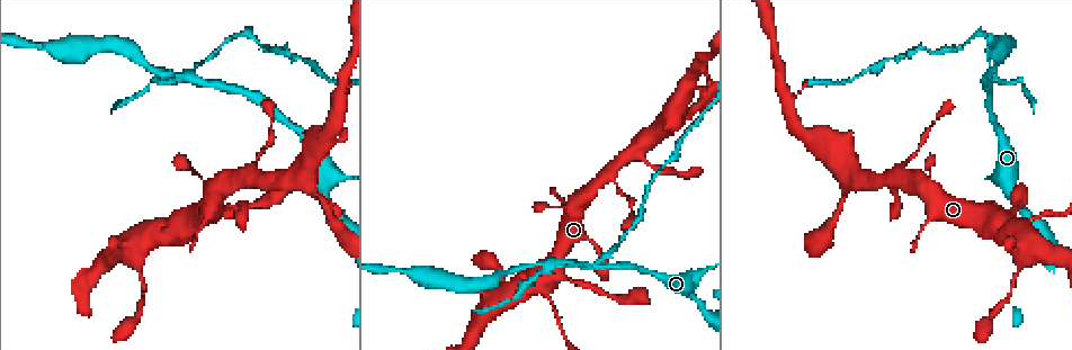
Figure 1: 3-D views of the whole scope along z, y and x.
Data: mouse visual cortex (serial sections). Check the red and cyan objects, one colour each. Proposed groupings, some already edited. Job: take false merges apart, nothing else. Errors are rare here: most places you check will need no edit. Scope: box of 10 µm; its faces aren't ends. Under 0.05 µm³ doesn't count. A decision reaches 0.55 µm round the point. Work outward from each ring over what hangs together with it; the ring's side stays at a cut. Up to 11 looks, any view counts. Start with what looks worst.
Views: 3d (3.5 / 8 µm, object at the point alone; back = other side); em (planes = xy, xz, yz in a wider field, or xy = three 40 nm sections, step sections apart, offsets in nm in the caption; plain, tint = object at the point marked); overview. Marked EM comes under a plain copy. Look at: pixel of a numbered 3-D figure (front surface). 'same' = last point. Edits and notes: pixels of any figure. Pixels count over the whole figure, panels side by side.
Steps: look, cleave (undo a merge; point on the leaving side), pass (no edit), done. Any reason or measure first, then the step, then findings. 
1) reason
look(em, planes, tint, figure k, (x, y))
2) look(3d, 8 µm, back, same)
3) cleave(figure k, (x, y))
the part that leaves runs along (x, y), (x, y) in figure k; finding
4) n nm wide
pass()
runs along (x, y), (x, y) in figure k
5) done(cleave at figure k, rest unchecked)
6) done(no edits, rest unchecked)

sudden change in width
look(3d, 3.5 µm, figure 1, (559, 276))

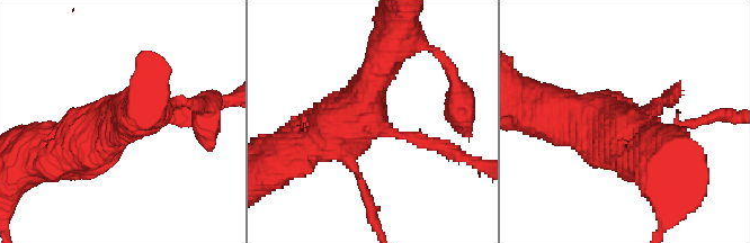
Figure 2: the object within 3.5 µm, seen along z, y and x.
look(em, planes, tint, figure 2, (378, 127))

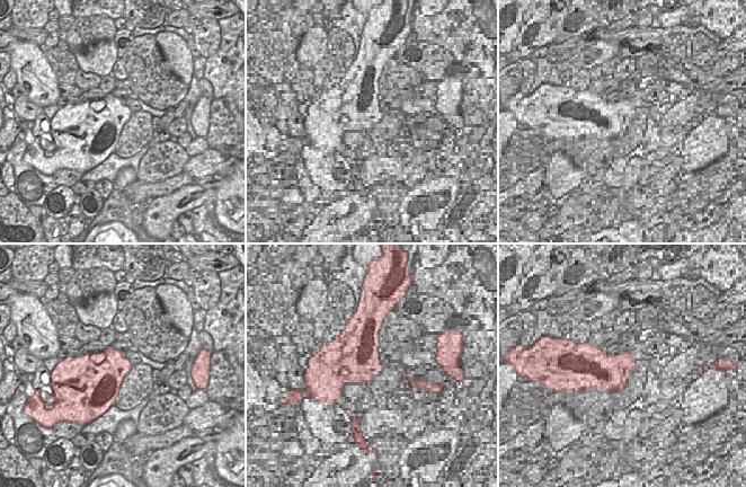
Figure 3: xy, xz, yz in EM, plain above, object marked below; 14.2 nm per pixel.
pass()
runs along (389, 46), (360, 109), (305, 146) in figure 2; continuous, no second cell

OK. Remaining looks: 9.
thin arm on a thick one
look(3d, 8 µm, figure 1, (901, 176))

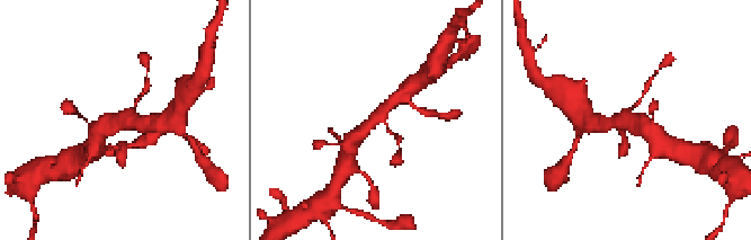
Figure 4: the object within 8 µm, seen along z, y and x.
closer look
look(3d, 3.5 µm, same)

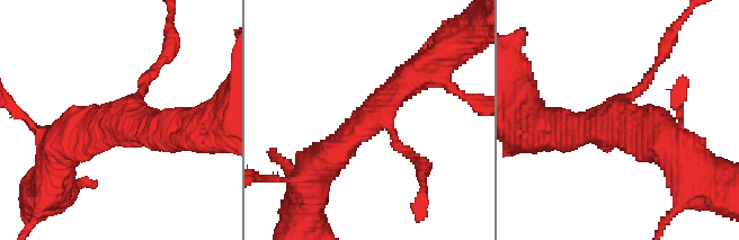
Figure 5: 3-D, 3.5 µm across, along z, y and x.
3 arms; arms of 150, 400, 450 nm
look(em, xy, step 2, tint, figure 5, (119, 121))

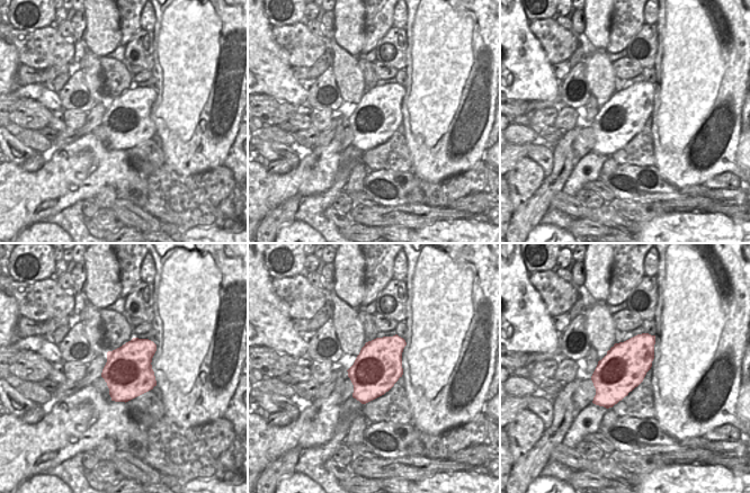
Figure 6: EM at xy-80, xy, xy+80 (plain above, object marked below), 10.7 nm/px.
pass()
all the same cell

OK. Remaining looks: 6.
a narrow waist
look(3d, 8 µm, figure 1, (646, 271))

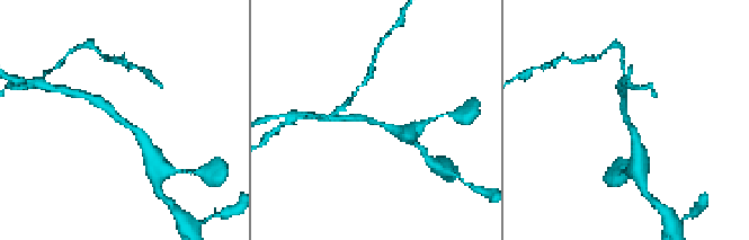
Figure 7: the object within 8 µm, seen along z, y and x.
arms of 250, 300 nm; now the EM
look(em, xy, step 1, tint, same)

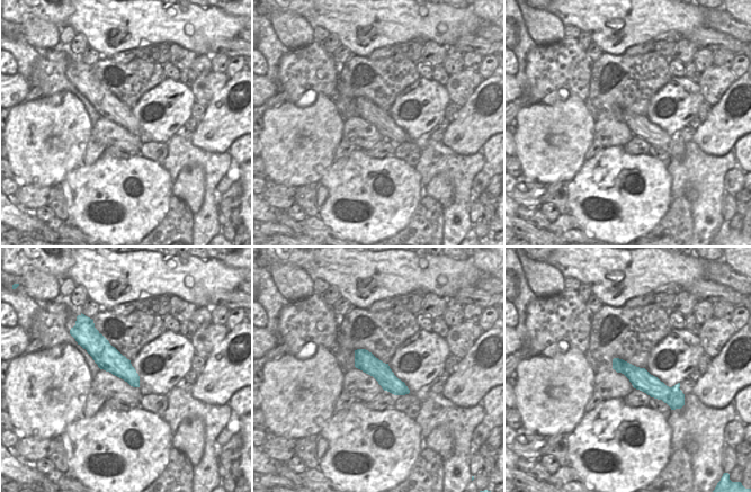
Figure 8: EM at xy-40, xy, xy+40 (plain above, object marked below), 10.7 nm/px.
pass()
runs along (144, 141), (134, 127), (96, 100) in figure 7; continuous, no second cell

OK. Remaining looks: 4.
four-way junction
look(3d, 8 µm, back, figure 1, (984, 79))

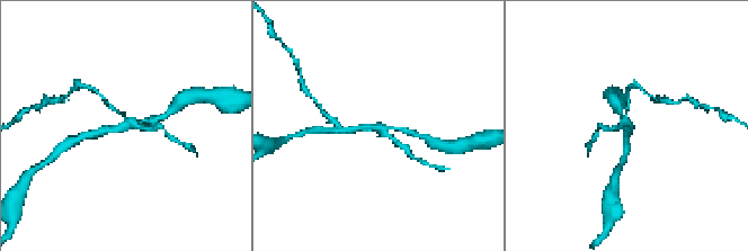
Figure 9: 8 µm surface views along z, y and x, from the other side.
4 arms; arms of 150, 150, 200, 250 nm; now the EM
look(em, xy, step 5, tint, same)

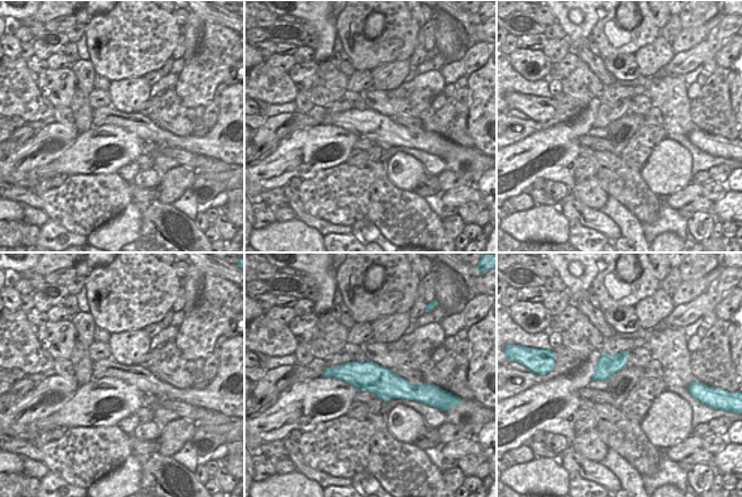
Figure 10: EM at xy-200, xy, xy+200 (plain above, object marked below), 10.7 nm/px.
cleave(figure 9, (399, 144))
the part that leaves runs along (126, 120), (90, 88) in figure 9; two cells meet here

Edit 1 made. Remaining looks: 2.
done(cleave at figure 9, rest unchecked)

